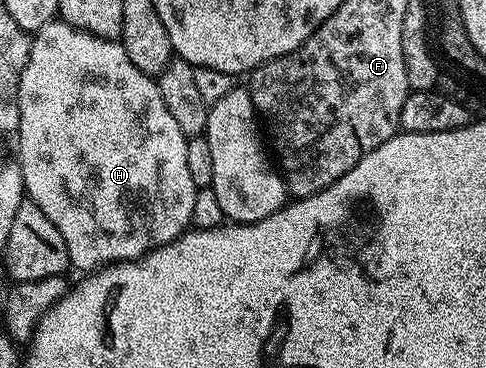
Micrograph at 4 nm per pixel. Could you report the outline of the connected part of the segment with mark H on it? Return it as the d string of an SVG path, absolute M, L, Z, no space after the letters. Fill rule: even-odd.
M62 21L46 23L41 30L34 32L31 40L29 61L19 82L18 104L17 162L23 171L26 198L35 203L37 209L41 209L41 213L45 213L49 221L53 221L53 225L57 225L57 233L61 233L65 249L69 253L69 264L72 268L76 267L79 273L90 273L100 267L108 267L111 263L128 263L130 259L139 259L161 245L169 245L169 241L173 241L191 227L193 197L197 188L193 185L193 177L189 177L189 164L185 153L189 137L181 133L177 121L169 114L169 109L165 109L158 82L152 76L141 73L141 69L137 69L137 65L129 61L129 53L125 53L122 42L102 39Z

